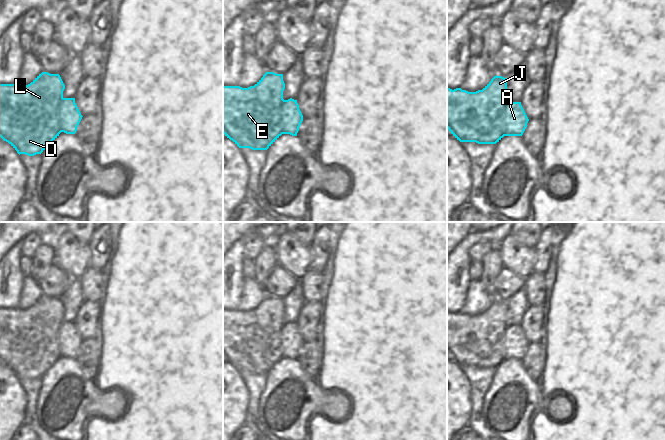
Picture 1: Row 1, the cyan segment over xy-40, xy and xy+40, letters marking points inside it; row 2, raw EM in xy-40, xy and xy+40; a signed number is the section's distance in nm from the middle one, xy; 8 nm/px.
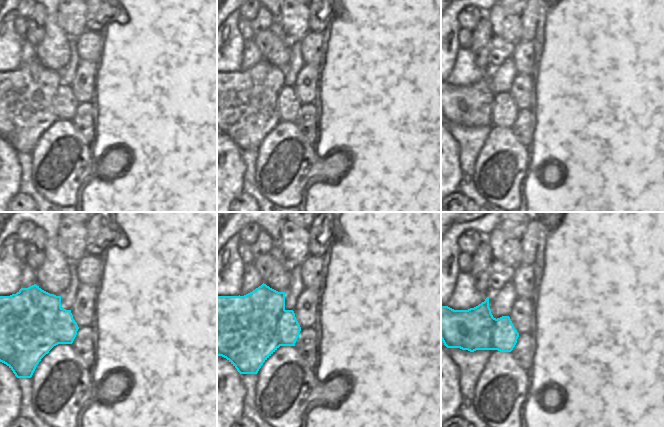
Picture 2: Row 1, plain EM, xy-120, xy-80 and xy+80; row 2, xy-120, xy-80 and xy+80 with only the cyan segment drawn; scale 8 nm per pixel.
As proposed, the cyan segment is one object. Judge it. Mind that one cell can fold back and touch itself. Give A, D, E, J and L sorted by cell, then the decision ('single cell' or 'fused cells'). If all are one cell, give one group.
A / D E J L | fused cells

